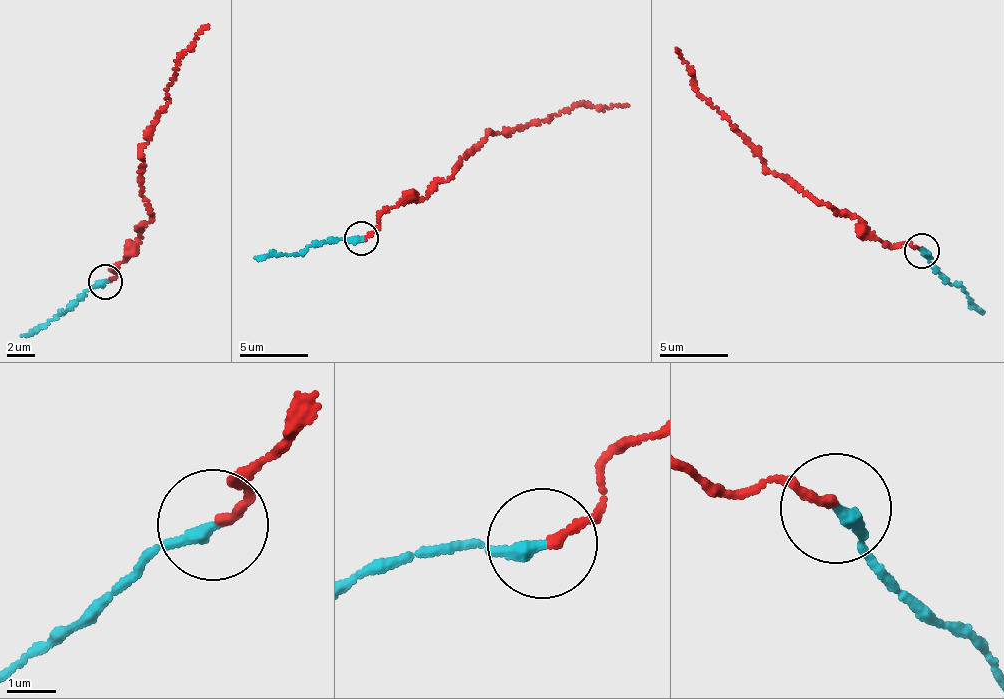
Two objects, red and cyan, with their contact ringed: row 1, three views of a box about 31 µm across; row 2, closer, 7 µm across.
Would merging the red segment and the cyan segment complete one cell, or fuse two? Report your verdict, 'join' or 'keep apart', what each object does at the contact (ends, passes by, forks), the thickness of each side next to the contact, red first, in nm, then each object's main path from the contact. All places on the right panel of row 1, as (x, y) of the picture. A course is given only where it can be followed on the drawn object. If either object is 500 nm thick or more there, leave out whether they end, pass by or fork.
keep apart | red ends | cyan ends | 190/280 nm | red via (920, 249), (908, 243), (889, 244), (864, 225), (793, 186), (763, 166), (735, 125), (697, 92), (676, 48) | cyan via (920, 249), (935, 269), (962, 290), (982, 313)

